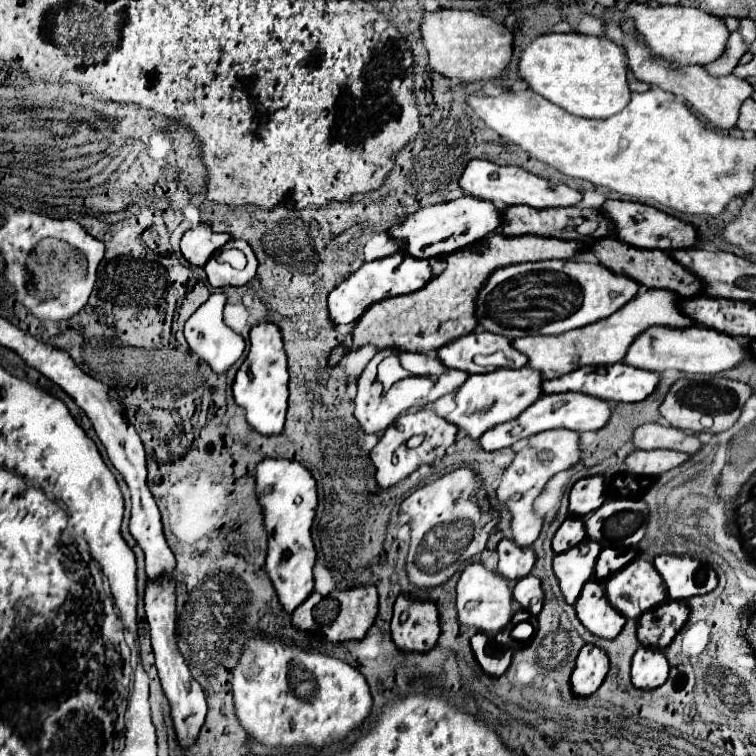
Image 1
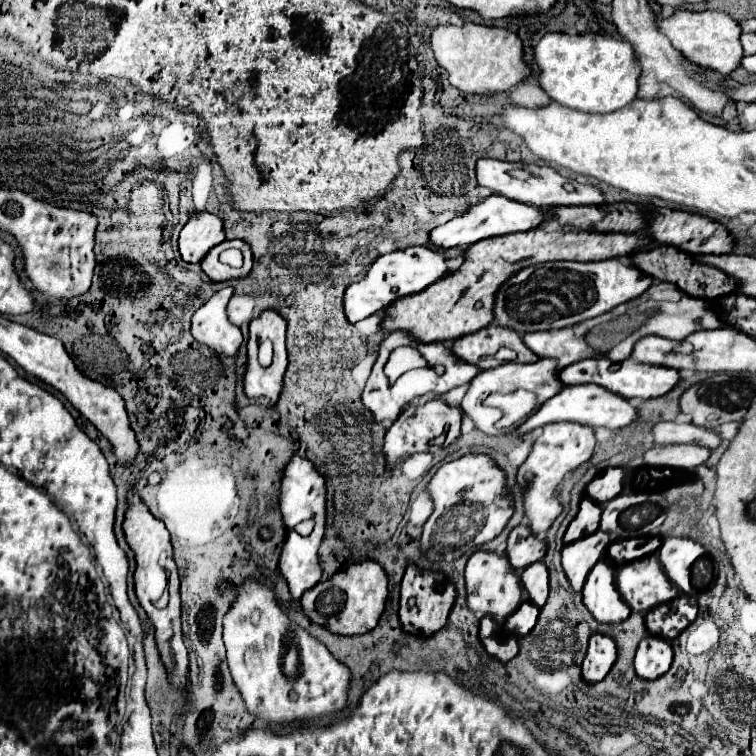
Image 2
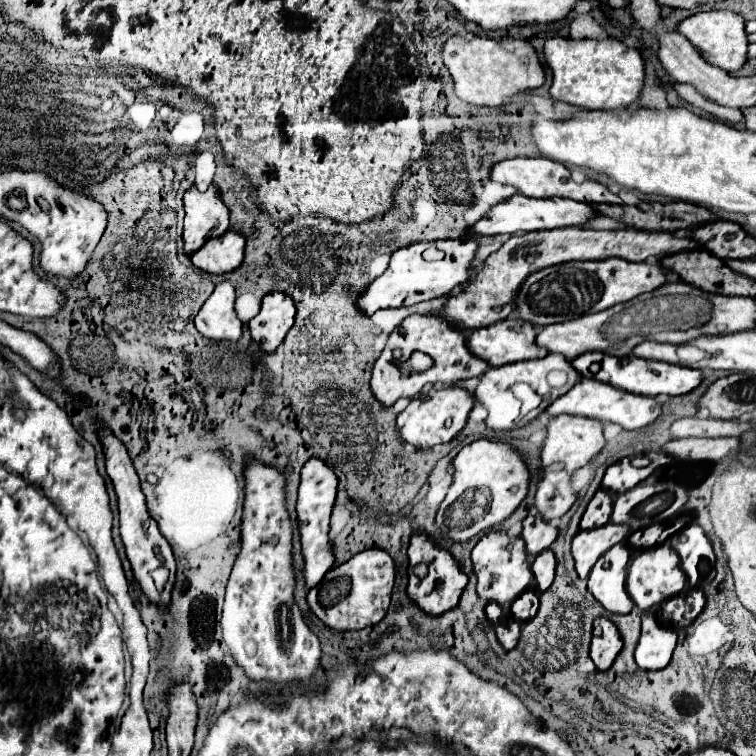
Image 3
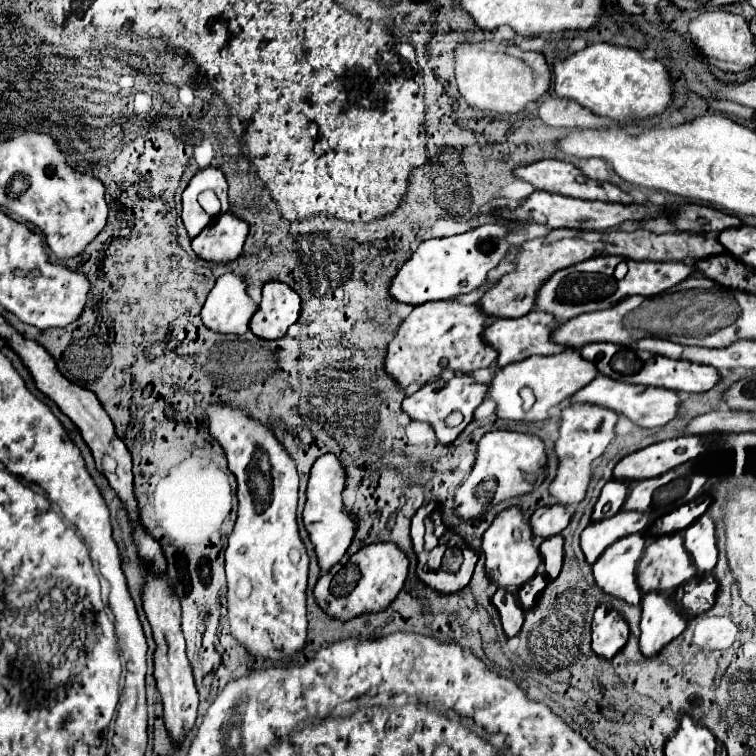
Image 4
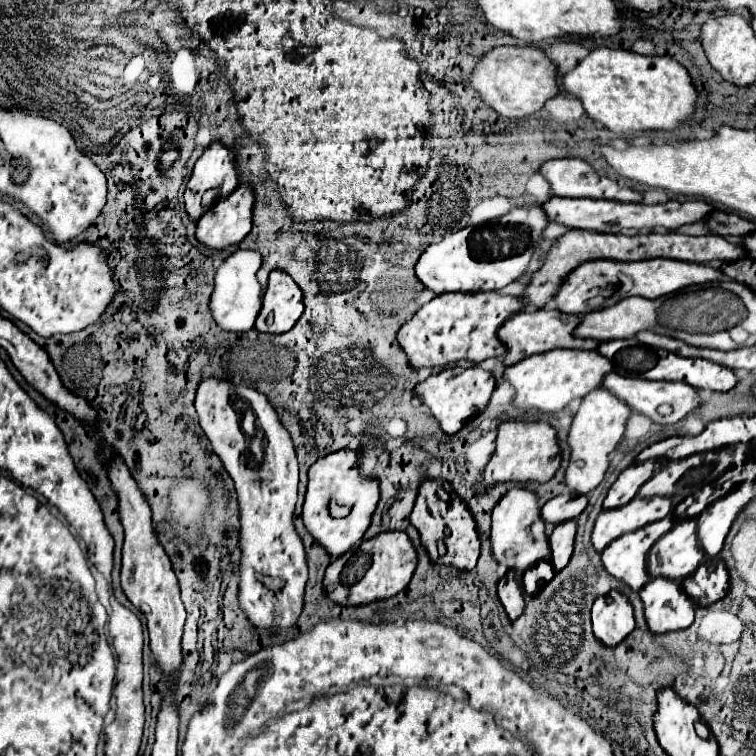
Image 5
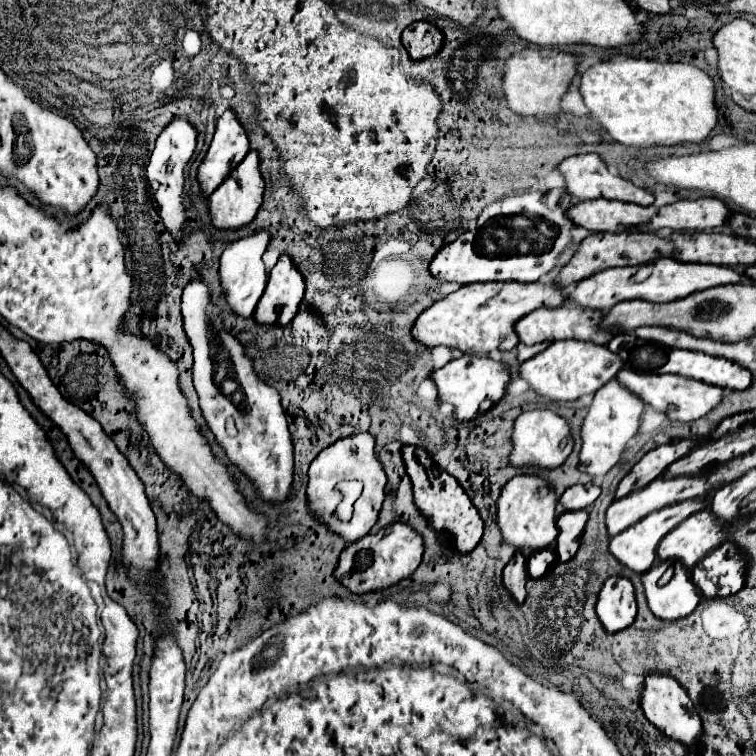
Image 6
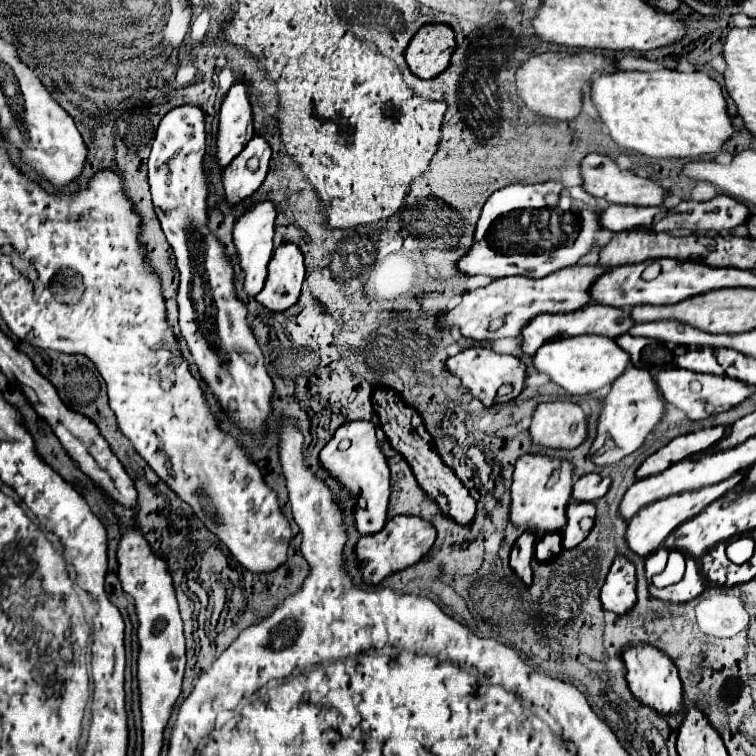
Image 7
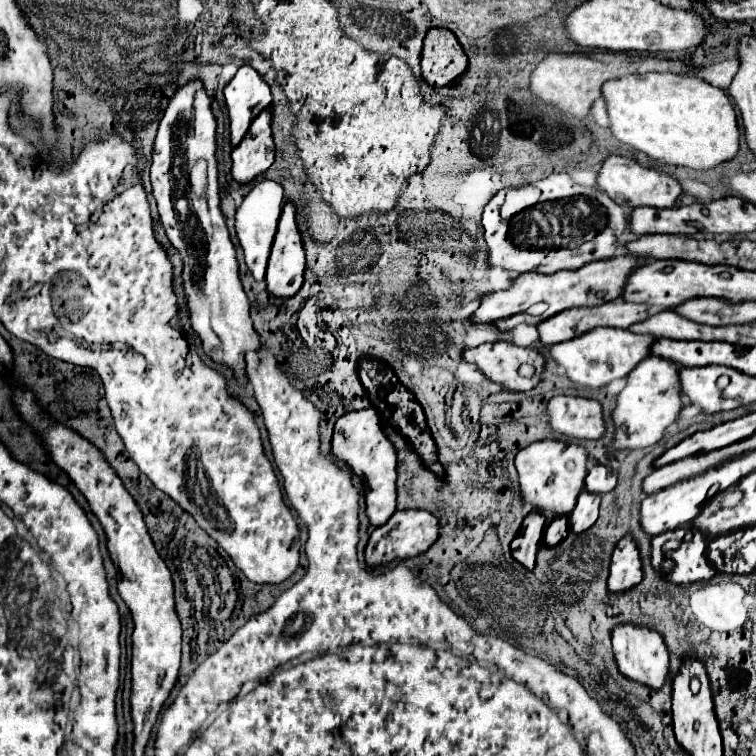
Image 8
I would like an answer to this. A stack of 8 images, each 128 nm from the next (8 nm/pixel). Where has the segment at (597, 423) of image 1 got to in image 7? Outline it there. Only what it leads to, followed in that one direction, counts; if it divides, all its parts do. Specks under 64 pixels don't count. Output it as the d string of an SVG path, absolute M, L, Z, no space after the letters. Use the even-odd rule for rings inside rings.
M674 368L674 370L662 370L658 374L654 374L654 382L658 386L658 392L660 396L664 398L666 404L672 404L680 410L686 412L686 416L690 420L702 420L702 418L708 418L710 414L718 414L718 412L724 412L724 410L730 410L732 406L740 404L744 398L748 398L754 388L740 382L740 380L734 380L734 378L728 378L728 376L712 376L712 374L696 374L696 372L690 372L690 370L682 370L682 368ZM692 382L700 382L702 388L698 392L694 392L690 388Z

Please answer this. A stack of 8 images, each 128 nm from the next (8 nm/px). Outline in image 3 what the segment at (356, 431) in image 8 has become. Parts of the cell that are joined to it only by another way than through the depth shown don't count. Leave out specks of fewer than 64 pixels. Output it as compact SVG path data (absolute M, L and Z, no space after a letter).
M310 458L300 472L300 488L298 488L298 502L296 502L296 518L298 518L298 528L300 528L300 546L302 546L302 556L304 556L304 586L306 590L312 590L324 574L334 566L334 556L328 544L328 524L330 524L330 514L336 498L336 486L338 478L328 468L320 458Z

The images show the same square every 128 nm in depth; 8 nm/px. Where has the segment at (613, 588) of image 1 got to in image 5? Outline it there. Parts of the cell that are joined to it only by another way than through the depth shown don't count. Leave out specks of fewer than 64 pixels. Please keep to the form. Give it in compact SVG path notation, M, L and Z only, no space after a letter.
M680 520L648 552L648 576L680 580L696 572L704 552L696 540L696 520Z

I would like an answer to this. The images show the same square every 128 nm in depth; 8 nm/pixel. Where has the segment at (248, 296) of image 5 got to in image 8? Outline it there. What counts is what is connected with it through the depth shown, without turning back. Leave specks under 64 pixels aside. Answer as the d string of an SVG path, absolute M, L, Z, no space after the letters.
M264 180L250 190L250 194L242 200L240 208L236 210L236 234L246 256L246 266L250 268L256 282L264 282L266 276L266 264L268 264L272 240L276 236L278 218L282 212L282 200L284 200L282 186L272 180Z

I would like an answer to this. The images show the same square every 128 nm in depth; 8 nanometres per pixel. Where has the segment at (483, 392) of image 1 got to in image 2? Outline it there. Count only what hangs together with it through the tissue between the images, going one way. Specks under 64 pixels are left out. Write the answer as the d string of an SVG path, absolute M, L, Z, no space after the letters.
M538 360L534 364L524 364L524 366L510 362L510 364L502 364L498 368L492 368L492 370L482 370L470 382L470 388L468 388L468 392L466 392L466 396L464 396L462 404L460 404L460 410L466 416L472 418L472 422L476 424L478 430L482 430L488 436L496 436L496 434L500 434L500 430L495 427L495 423L502 417L502 411L498 410L498 408L482 406L484 398L494 394L494 392L504 392L506 394L506 392L514 392L514 390L522 388L522 390L534 392L538 396L538 404L544 404L548 398L552 398L562 388L562 384L558 382L556 374L558 374L558 370L556 370L556 362L554 360Z

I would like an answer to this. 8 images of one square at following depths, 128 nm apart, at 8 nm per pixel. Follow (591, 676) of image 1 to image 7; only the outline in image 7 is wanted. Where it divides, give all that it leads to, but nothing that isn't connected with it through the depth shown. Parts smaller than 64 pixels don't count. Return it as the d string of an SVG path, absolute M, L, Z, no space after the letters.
M618 556L616 562L612 564L606 582L600 592L600 602L602 608L608 612L614 612L616 616L630 612L636 604L636 572L634 566Z

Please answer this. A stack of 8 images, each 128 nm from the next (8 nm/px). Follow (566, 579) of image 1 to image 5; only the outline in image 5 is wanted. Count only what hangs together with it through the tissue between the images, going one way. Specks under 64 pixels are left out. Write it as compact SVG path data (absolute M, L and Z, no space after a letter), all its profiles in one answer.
M666 496L654 498L634 498L622 508L606 510L598 516L592 530L592 546L596 552L602 552L612 540L620 538L626 532L638 530L640 526L652 524L666 518L672 512L672 500Z

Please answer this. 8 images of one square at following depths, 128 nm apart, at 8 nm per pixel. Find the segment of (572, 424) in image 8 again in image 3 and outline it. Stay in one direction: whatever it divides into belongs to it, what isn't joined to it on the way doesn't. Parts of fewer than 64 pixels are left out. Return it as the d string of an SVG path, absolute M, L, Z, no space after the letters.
M476 440L464 446L450 462L452 484L436 514L436 528L454 542L468 542L472 536L502 524L520 506L528 492L528 470L516 450L506 444Z

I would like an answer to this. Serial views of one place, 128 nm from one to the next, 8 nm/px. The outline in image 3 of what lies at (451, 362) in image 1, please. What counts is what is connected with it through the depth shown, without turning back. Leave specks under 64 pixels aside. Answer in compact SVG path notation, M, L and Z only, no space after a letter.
M506 318L492 326L474 330L468 336L466 344L474 356L486 360L488 366L496 368L520 360L544 358L548 352L534 344L534 336L534 324Z

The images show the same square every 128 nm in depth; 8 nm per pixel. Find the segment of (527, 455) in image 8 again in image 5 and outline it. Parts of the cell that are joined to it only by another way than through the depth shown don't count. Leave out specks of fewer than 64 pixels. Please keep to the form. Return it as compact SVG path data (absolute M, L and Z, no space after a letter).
M512 488L506 492L506 496L496 504L492 512L492 534L490 534L492 556L498 564L504 564L508 570L520 574L524 574L536 562L550 558L546 526L544 520L540 518L540 508L536 500L538 500L536 494L532 494L530 490Z

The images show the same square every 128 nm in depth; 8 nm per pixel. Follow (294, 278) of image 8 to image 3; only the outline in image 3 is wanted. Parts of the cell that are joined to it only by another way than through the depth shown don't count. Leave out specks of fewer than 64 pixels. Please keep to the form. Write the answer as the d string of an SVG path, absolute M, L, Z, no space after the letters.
M282 292L268 294L262 300L262 310L248 324L252 340L258 342L266 354L274 354L276 348L286 338L294 322L294 314L296 308L286 294Z

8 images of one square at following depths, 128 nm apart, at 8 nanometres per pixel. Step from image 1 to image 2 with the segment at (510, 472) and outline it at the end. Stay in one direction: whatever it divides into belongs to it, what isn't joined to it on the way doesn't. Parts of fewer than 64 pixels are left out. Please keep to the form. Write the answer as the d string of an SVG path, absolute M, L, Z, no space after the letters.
M558 422L544 426L544 432L536 438L532 452L528 454L526 462L518 468L516 482L522 488L524 496L524 516L528 518L528 526L532 528L532 534L544 534L550 524L556 520L556 516L562 512L560 502L554 498L556 486L562 482L564 474L578 468L586 460L590 460L594 452L594 432L588 426L574 424L574 422Z

